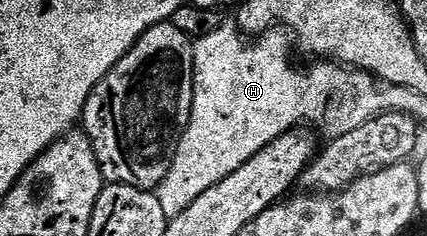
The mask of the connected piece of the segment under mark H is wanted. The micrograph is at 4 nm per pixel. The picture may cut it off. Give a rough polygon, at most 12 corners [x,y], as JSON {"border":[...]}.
{"border":[[281,29],[194,42],[191,117],[155,188],[168,219],[323,114],[333,137],[402,88],[304,75]]}

